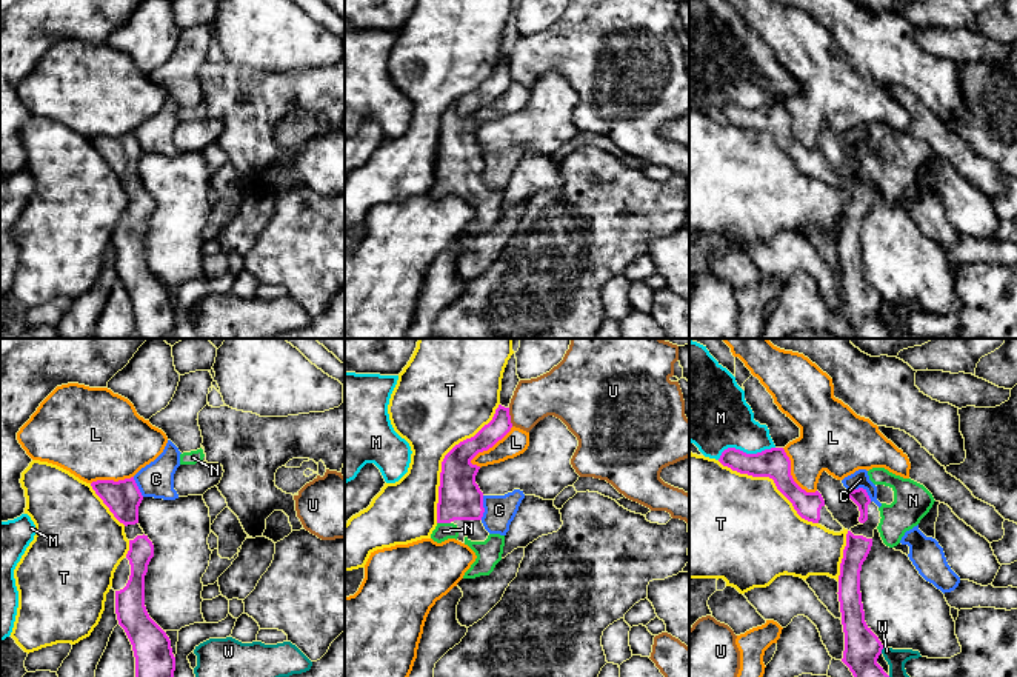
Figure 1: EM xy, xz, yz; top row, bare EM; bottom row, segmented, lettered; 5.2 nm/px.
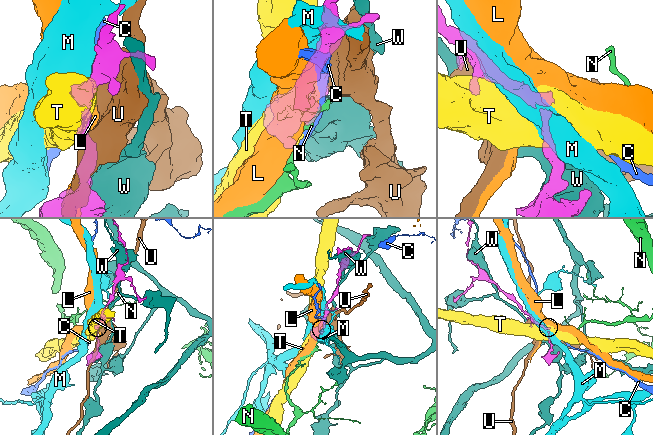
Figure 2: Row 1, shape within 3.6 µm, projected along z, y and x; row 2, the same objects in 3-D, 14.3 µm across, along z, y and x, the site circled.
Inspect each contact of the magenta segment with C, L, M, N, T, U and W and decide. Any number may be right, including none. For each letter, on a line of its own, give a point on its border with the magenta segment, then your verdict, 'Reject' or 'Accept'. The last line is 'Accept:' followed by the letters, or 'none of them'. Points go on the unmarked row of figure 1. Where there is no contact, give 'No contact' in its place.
C: Touches magenta at yz (860, 143). Reject
L: Touches magenta at yz (790, 130). Reject
M: Touches magenta at yz (745, 108). Reject
N: Touches magenta at xz (443, 177). Accept
T: Touches magenta at xz (443, 114). Reject
U: Touches magenta at xz (510, 73). Reject
W: Touches magenta at yz (882, 303). Reject
Accept: N

